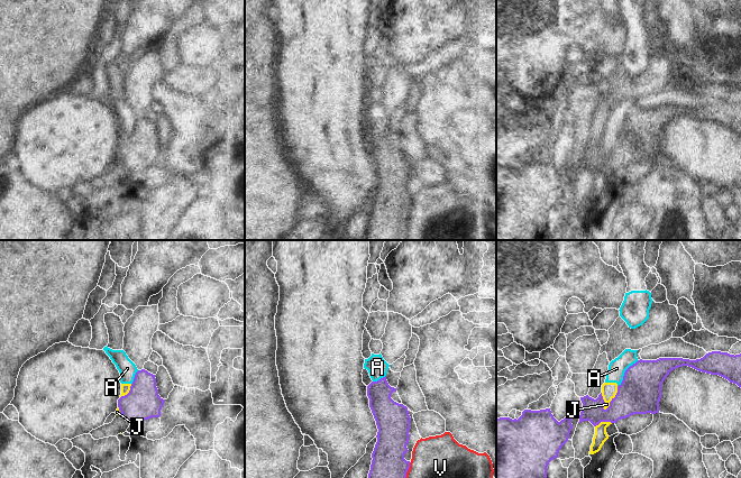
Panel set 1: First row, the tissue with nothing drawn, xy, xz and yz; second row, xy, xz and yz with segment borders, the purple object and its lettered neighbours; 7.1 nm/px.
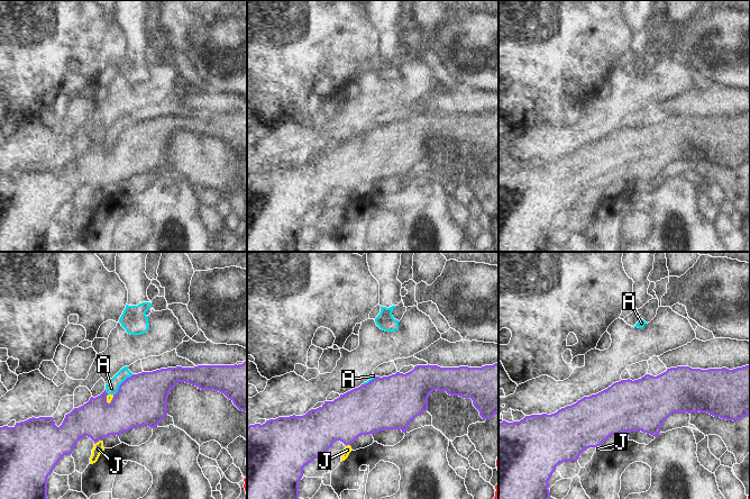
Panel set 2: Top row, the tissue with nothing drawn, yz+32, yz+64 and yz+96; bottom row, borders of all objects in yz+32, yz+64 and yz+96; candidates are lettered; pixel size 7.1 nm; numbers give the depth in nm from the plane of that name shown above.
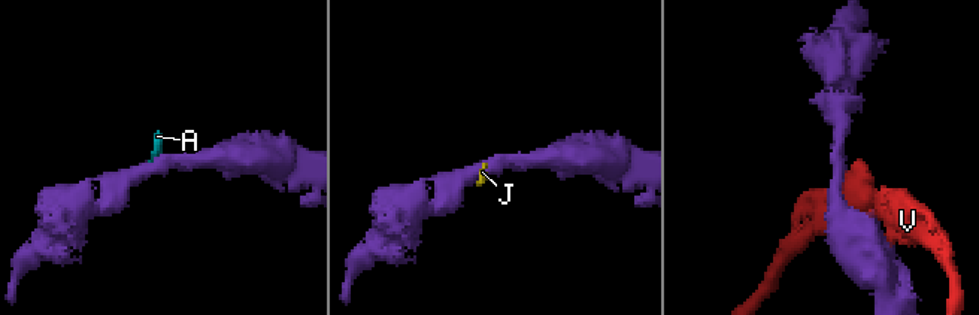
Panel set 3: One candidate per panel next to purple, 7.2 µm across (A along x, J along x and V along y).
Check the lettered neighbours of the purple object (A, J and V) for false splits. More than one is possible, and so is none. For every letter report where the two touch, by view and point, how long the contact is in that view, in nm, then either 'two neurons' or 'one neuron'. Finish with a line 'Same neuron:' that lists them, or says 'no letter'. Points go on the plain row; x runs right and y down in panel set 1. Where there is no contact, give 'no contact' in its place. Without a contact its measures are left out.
A: contact yz (624, 121); length 240 nm; two neurons
J: contact yz (613, 147); length 200 nm; two neurons
V: contact xz (405, 224); length 220 nm; two neurons
Same neuron: no letter

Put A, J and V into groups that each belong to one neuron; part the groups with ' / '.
A J / V

